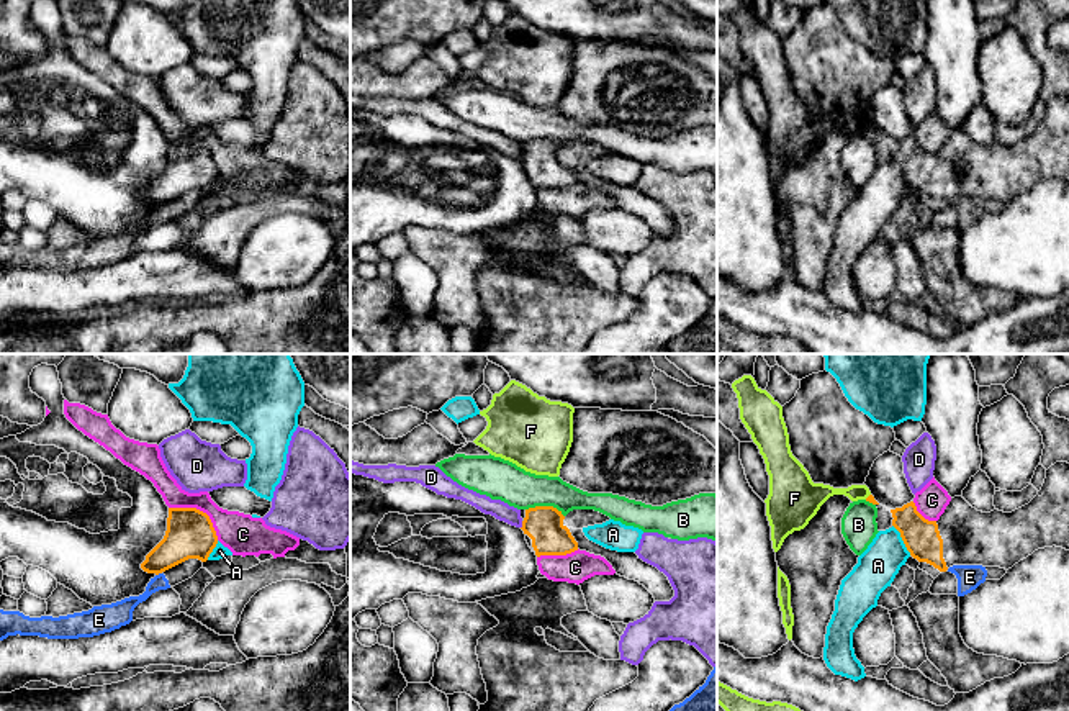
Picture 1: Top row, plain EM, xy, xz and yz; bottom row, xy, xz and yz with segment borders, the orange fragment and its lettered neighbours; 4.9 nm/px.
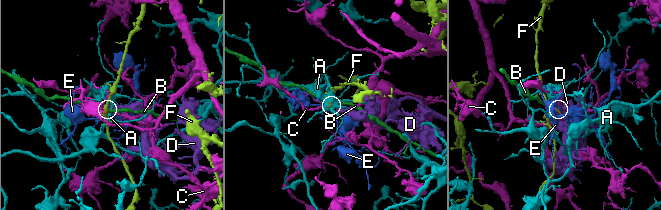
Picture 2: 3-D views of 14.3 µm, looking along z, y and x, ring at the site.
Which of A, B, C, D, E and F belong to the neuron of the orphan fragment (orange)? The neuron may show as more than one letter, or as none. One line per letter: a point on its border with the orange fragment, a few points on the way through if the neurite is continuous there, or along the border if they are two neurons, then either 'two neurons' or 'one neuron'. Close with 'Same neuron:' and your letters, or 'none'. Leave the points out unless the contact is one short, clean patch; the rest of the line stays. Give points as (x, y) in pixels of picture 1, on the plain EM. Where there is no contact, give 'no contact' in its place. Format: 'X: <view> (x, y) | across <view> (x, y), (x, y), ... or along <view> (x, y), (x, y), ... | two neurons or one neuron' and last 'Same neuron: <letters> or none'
A: yz (902, 172) | along yz (893, 158), (911, 187) | two neurons
B: xz (545, 140) | along xz (526, 141), (554, 140), (563, 149) | two neurons
C: xy (198, 143) | along xy (169, 140), (195, 140), (202, 143), (208, 149), (218, 172) | two neurons
D: xz (523, 158) | along xz (523, 154), (521, 161) | two neurons
E: xy (157, 207) | along xy (161, 205), (156, 208) | two neurons
F: yz (868, 130) | across yz (870, 131), (868, 130), (861, 125), (817, 126) | one neuron
Same neuron: F

